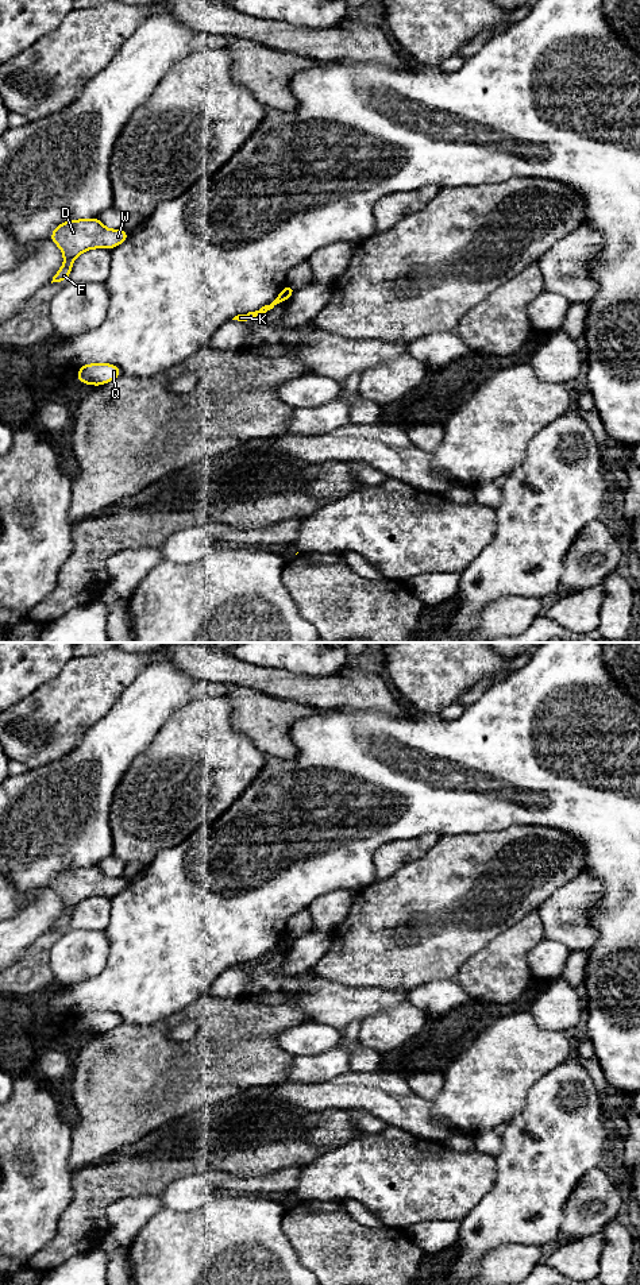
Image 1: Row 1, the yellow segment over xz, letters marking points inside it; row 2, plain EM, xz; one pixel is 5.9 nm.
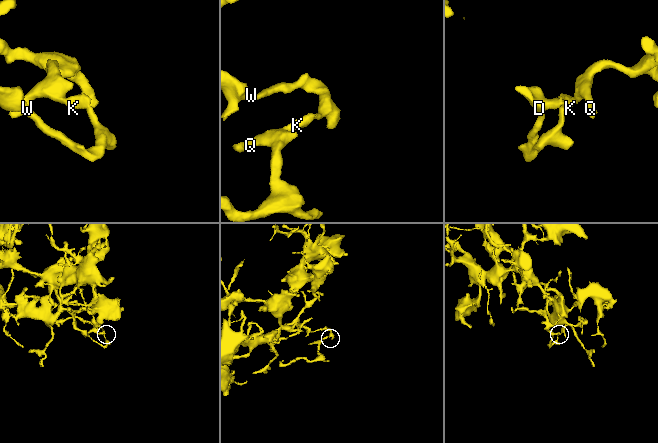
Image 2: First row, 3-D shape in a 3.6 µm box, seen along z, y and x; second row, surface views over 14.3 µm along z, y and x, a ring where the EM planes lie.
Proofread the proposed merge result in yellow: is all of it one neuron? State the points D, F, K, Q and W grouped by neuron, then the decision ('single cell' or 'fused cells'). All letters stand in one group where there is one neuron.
D F W / K Q | fused cells

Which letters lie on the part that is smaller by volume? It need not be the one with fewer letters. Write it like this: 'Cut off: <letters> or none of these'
Cut off: K, Q

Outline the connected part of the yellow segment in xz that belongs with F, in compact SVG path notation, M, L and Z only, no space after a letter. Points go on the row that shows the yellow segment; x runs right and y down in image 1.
M99 217L68 220L59 224L50 235L50 239L63 254L63 266L53 277L53 282L69 278L74 259L90 248L109 248L122 244L128 238L124 229L108 229Z

